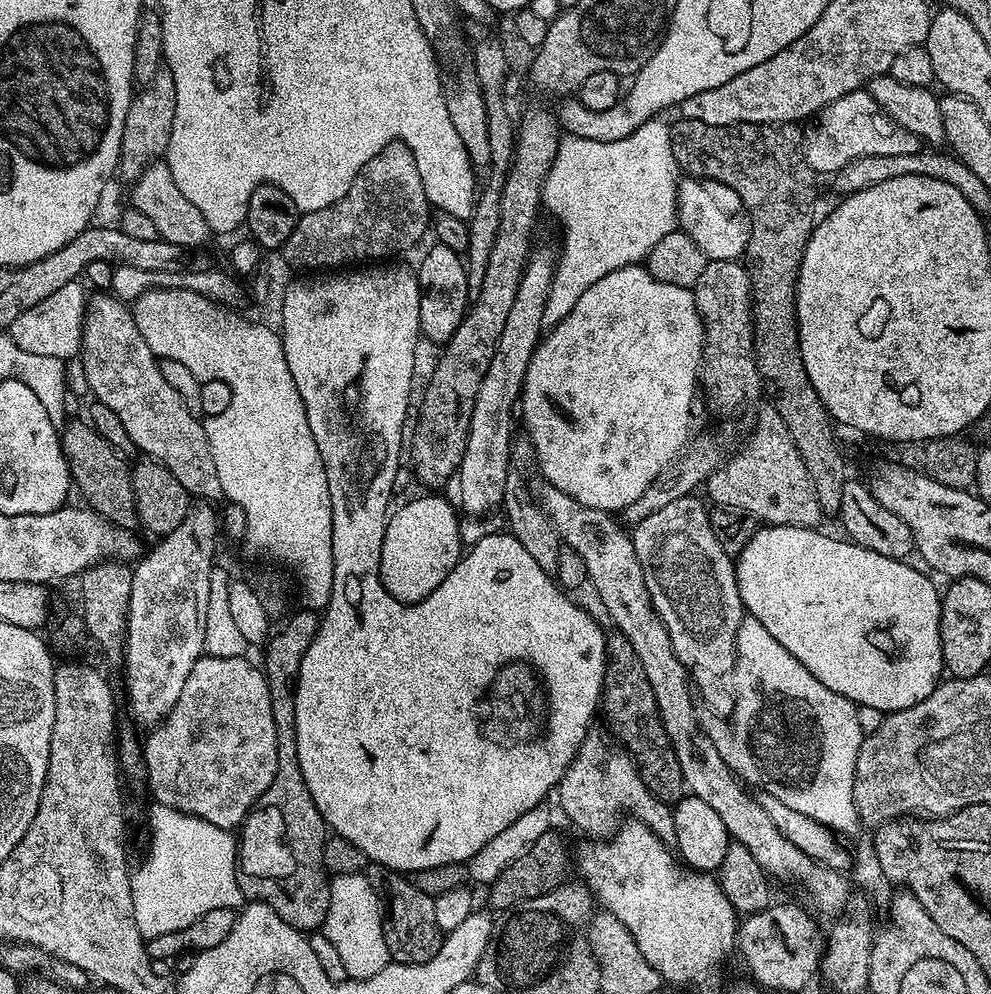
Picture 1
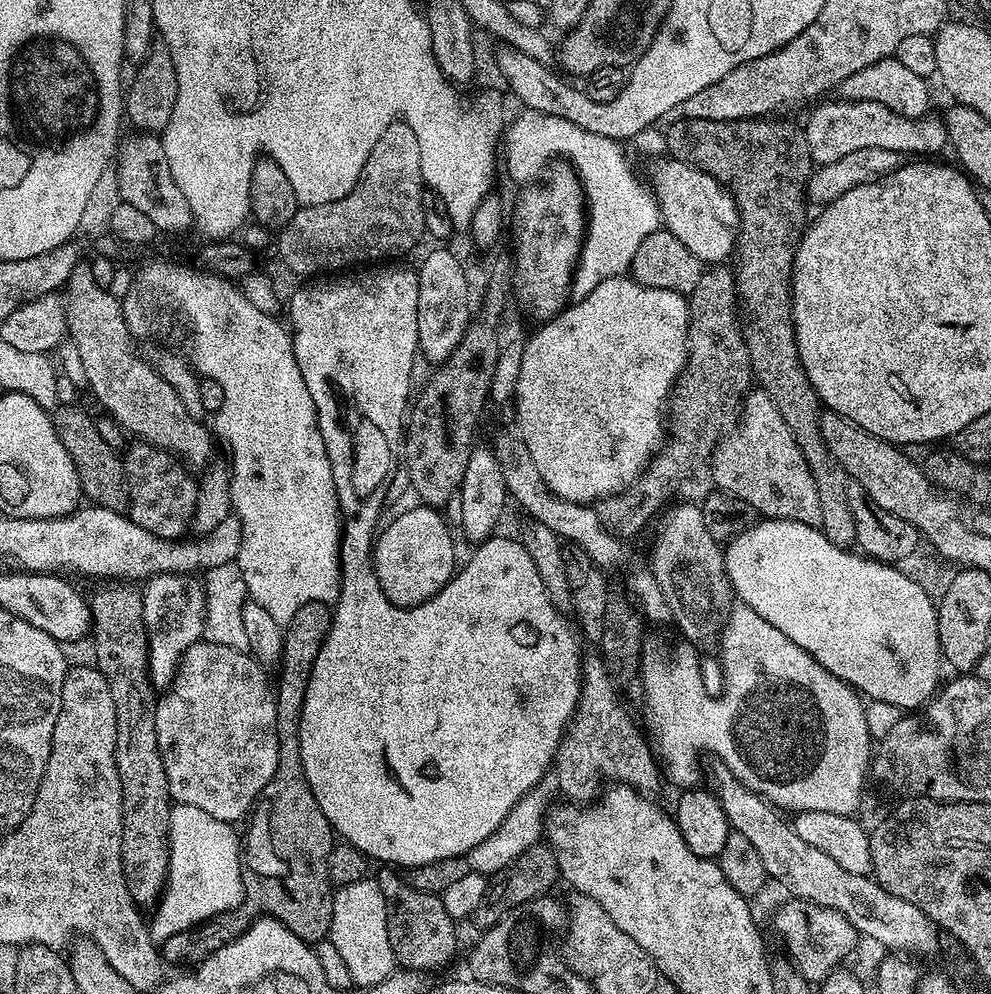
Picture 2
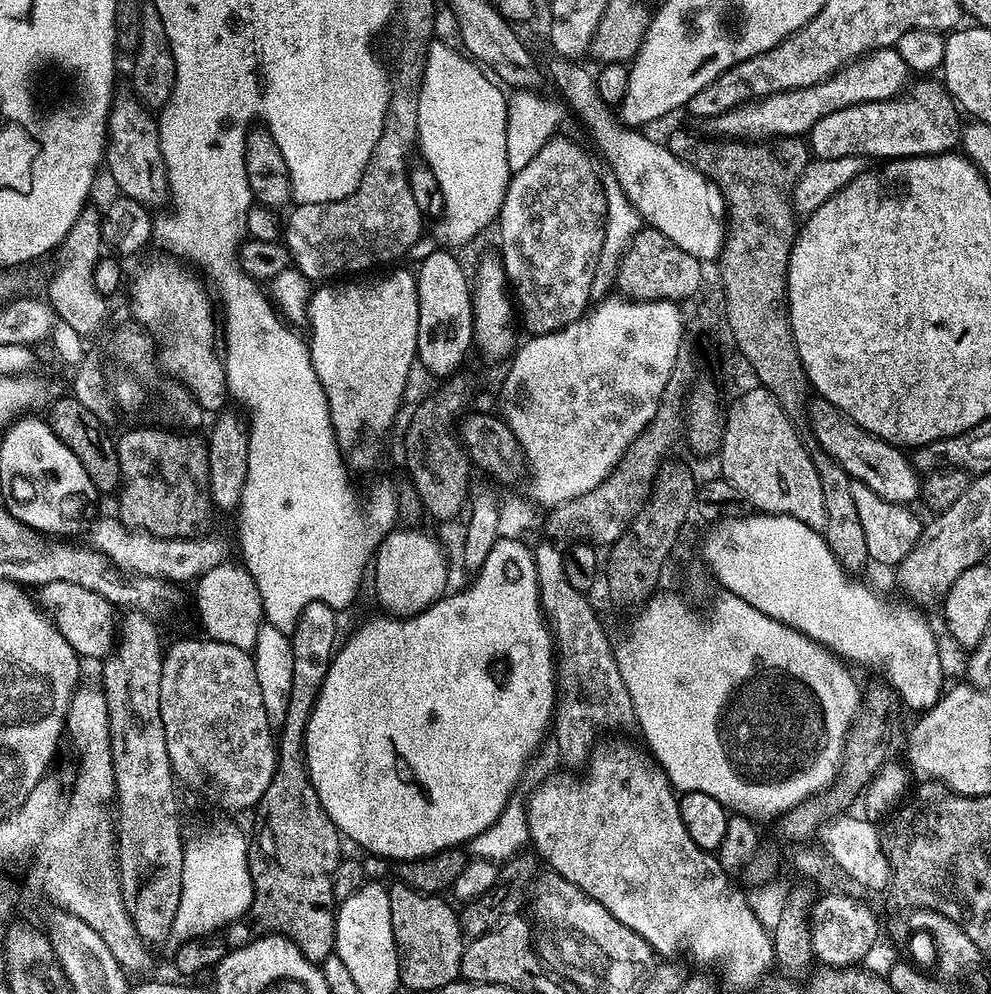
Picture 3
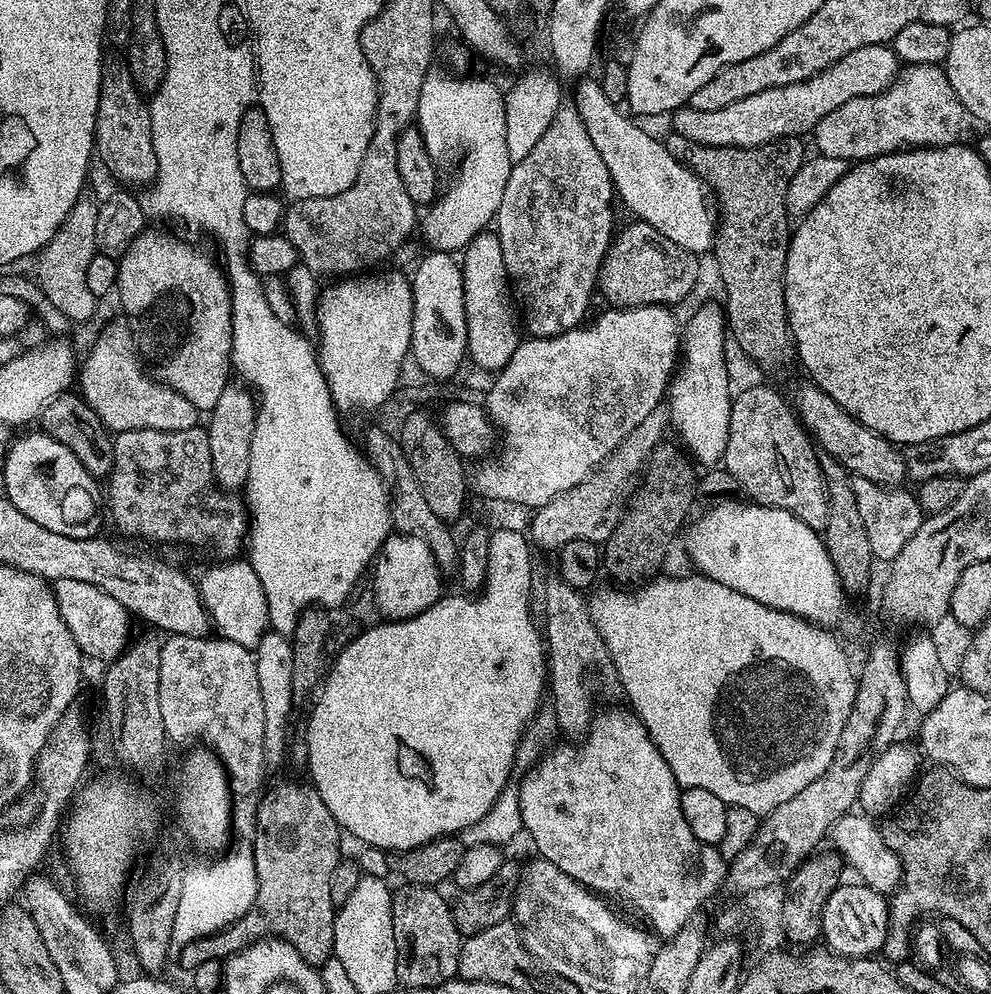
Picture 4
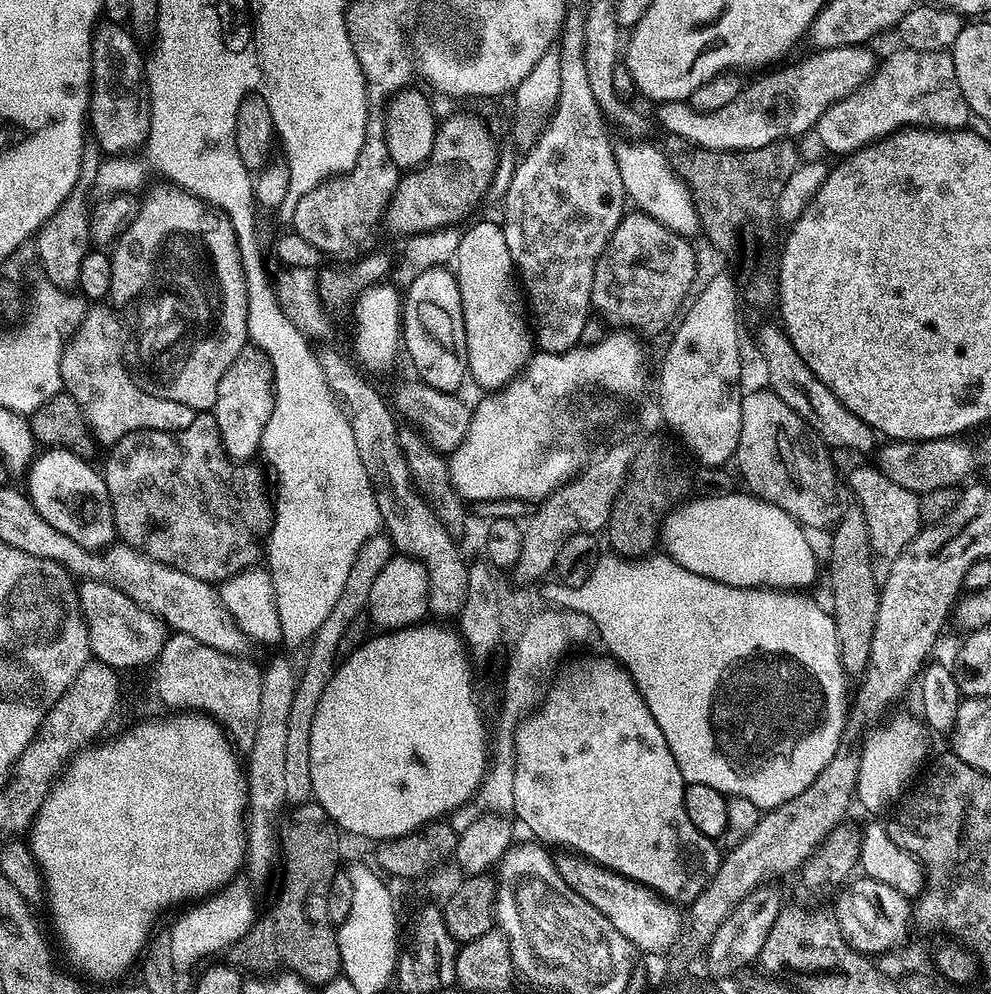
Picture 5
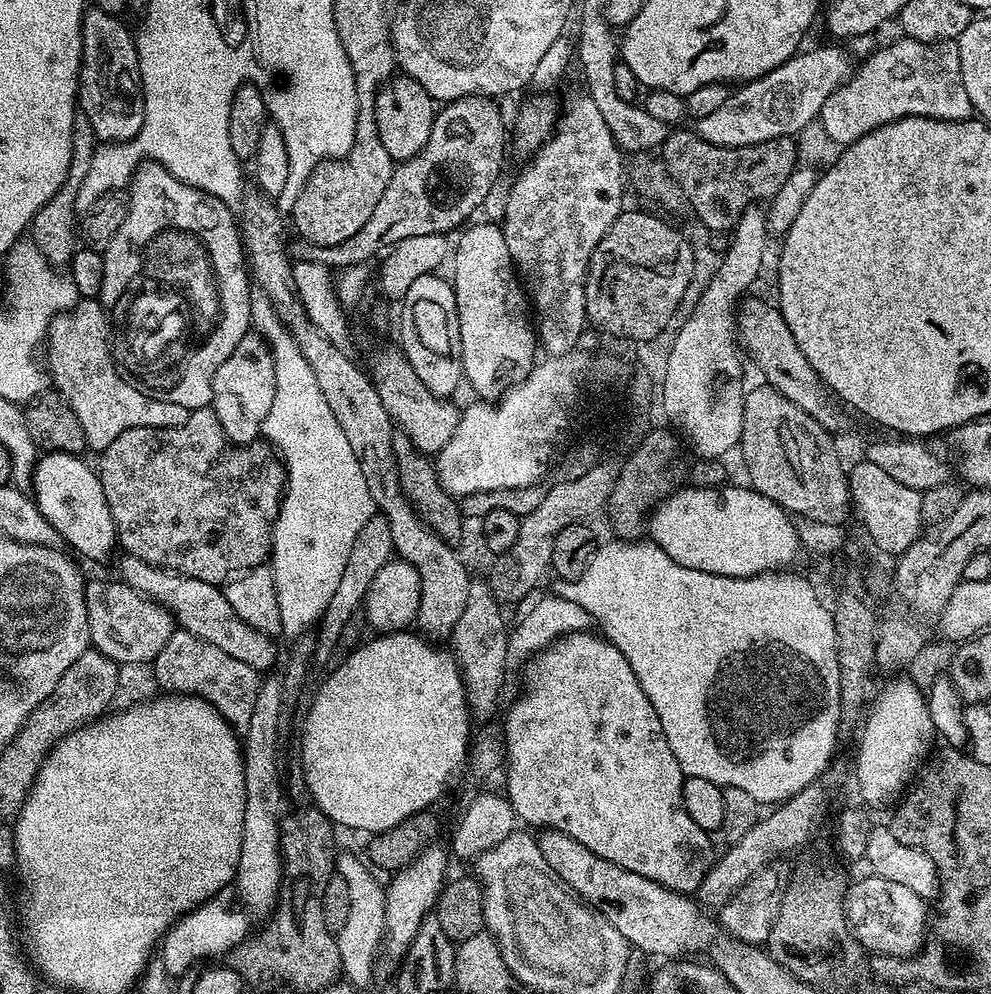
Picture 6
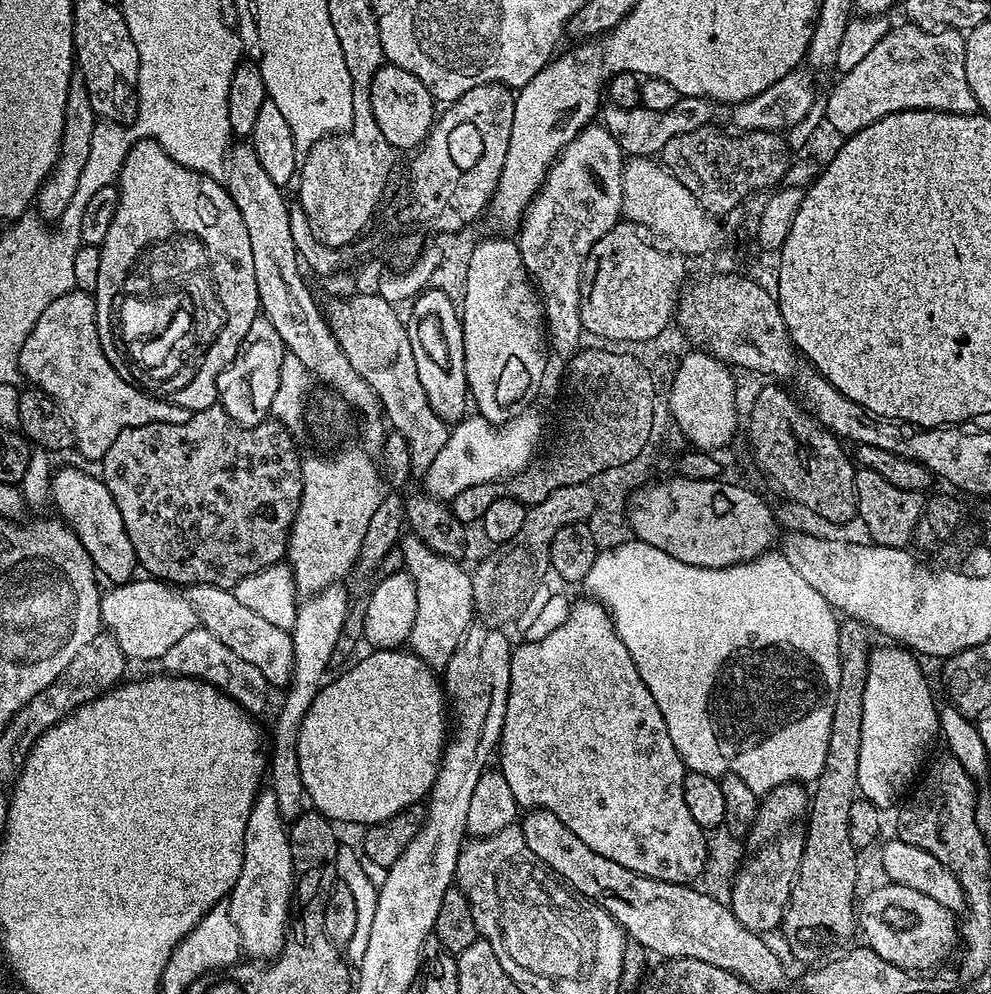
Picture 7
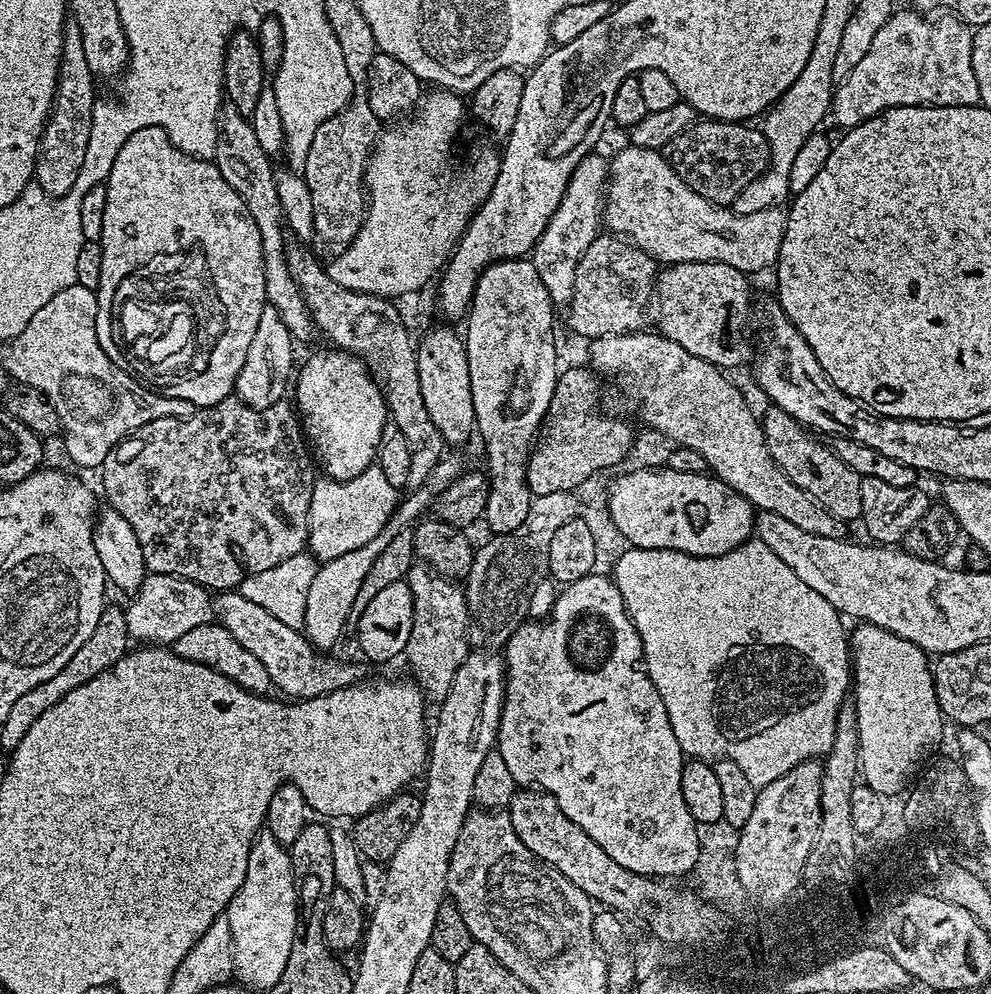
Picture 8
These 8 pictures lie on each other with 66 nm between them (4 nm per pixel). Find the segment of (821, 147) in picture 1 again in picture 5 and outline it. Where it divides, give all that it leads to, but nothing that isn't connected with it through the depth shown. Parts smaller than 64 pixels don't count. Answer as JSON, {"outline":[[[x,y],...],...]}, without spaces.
{"outline":[[[901,47],[899,51],[890,53],[885,60],[883,57],[875,75],[861,88],[854,90],[854,94],[834,102],[834,106],[830,106],[816,124],[814,136],[817,136],[821,146],[826,151],[833,152],[836,158],[843,158],[909,126],[923,130],[960,130],[967,125],[964,123],[970,120],[968,103],[966,98],[962,98],[962,90],[954,74],[954,62],[947,51],[919,52],[906,47]]]}

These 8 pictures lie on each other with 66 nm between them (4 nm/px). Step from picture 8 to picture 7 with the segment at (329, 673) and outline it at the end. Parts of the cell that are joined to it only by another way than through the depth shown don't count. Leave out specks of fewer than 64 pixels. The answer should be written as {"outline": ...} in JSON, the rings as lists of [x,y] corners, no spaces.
{"outline":[[[194,584],[187,589],[186,595],[194,606],[199,627],[208,628],[210,634],[221,639],[226,646],[230,646],[230,650],[234,650],[238,658],[246,658],[246,662],[252,663],[273,689],[284,690],[288,687],[294,658],[292,633],[289,629],[279,628],[266,622],[266,618],[254,614],[254,610],[242,606],[242,602],[238,602],[235,591],[227,588]]]}

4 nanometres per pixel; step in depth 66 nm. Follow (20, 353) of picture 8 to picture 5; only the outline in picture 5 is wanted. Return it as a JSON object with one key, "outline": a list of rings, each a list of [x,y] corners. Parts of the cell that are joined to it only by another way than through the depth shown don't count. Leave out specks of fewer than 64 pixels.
{"outline":[[[106,306],[89,308],[92,309],[89,312],[87,309],[80,323],[75,325],[73,332],[76,333],[67,337],[60,373],[64,379],[63,391],[82,406],[82,414],[86,414],[97,445],[117,444],[123,436],[138,430],[186,430],[198,413],[190,406],[182,406],[182,402],[146,394],[126,363],[126,332],[121,317]]]}

